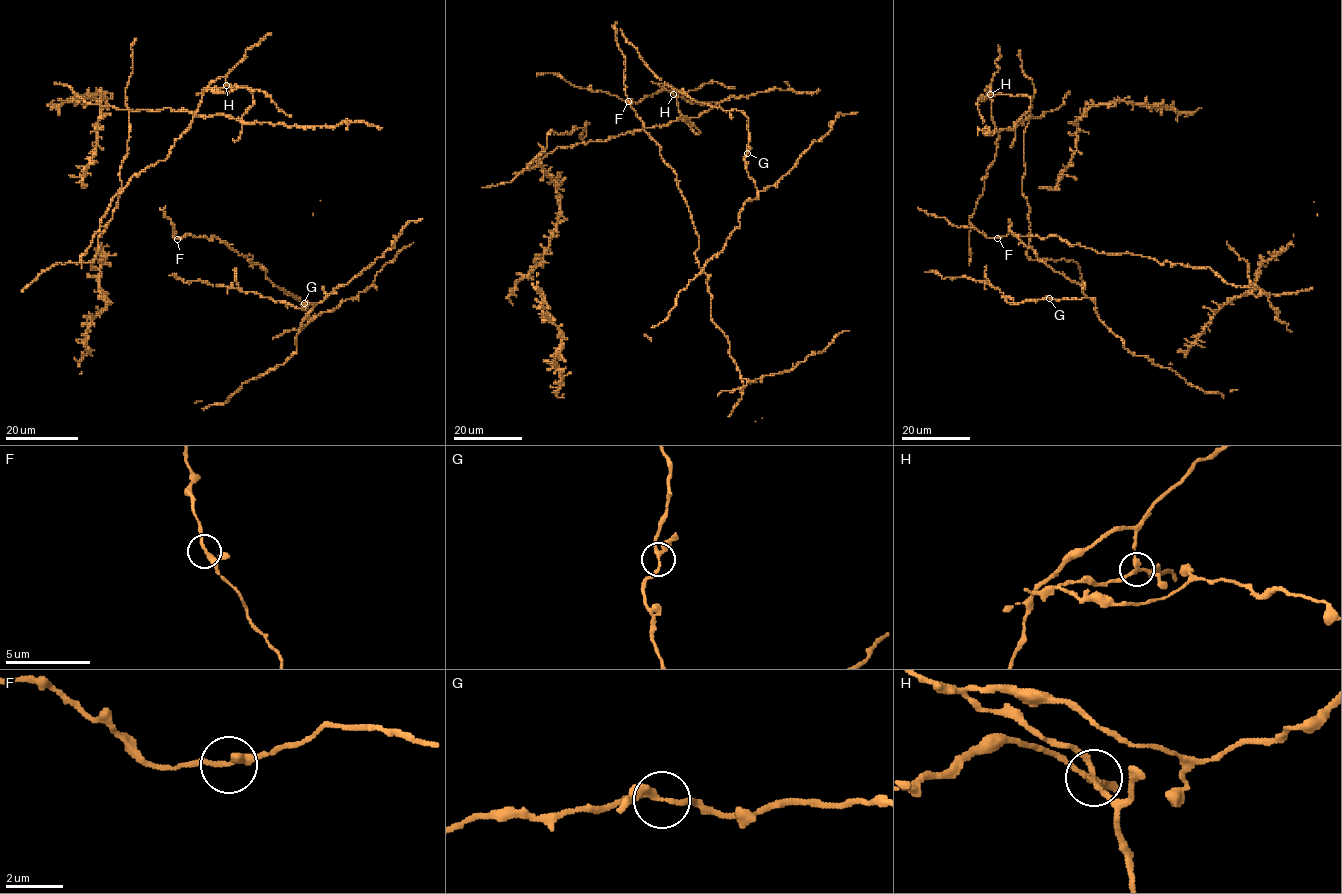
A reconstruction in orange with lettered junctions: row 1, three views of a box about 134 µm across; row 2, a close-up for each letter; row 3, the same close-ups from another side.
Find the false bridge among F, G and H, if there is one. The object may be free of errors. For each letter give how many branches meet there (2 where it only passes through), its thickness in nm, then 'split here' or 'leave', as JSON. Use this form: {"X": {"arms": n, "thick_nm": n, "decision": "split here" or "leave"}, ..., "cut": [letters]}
{"F": {"arms": 3, "thick_nm": 190, "decision": "leave"}, "G": {"arms": 3, "thick_nm": 200, "decision": "leave"}, "H": {"arms": 3, "thick_nm": 190, "decision": "split here"}, "cut": ["H"]}

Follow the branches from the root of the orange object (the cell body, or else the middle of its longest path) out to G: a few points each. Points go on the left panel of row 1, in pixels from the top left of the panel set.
G: (174, 274), (184, 282), (200, 280), (233, 287), (305, 309), (304, 303)

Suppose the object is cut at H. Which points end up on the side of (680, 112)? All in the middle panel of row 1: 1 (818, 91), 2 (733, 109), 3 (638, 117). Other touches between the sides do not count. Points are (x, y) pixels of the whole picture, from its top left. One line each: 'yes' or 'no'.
1: yes
2: no
3: no

